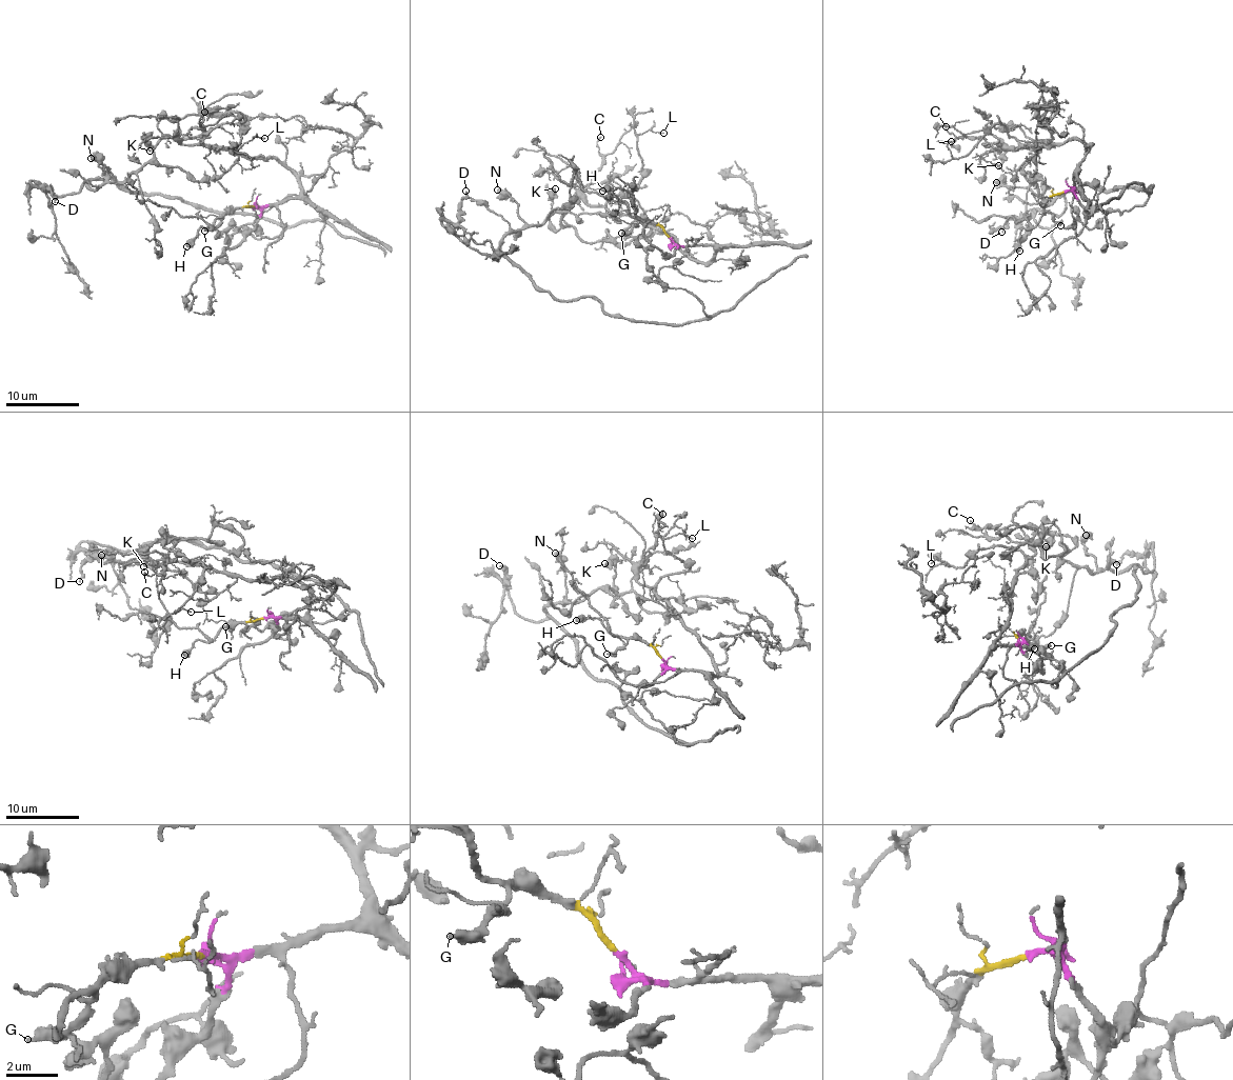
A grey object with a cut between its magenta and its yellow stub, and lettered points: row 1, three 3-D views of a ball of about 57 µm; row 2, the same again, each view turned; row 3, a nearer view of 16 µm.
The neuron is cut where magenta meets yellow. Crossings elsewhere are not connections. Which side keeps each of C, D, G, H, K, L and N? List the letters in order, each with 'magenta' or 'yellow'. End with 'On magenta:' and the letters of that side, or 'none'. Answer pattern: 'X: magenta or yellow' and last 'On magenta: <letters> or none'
C: magenta
D: magenta
G: yellow
H: yellow
K: magenta
L: magenta
N: magenta
On magenta: C, D, K, L, N

